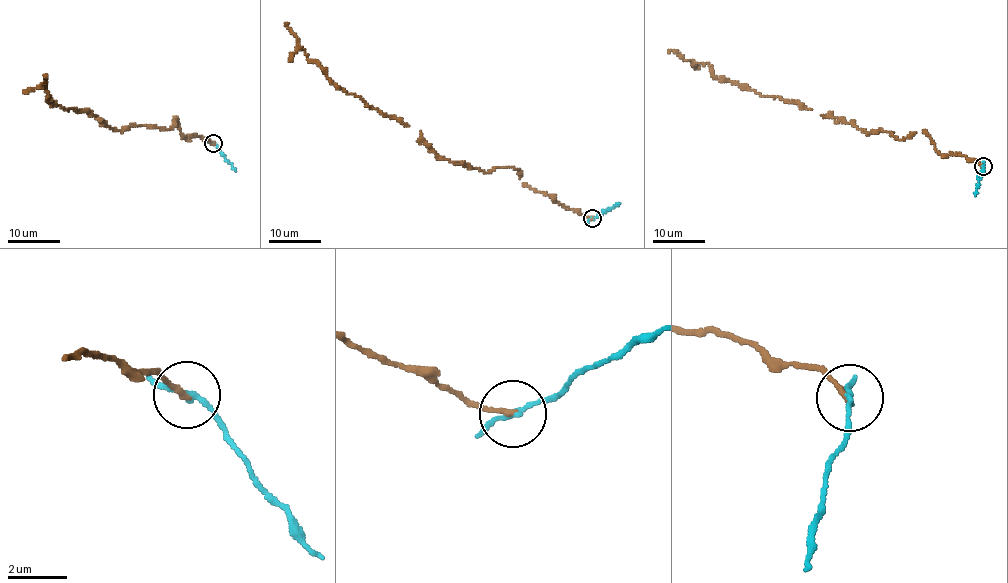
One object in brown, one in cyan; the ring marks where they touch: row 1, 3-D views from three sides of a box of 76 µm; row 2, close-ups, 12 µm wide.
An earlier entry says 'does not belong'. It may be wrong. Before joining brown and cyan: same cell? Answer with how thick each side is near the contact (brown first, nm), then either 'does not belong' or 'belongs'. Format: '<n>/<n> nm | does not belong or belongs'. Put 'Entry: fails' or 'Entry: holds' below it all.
170/150 nm | does not belong
Entry: holds

